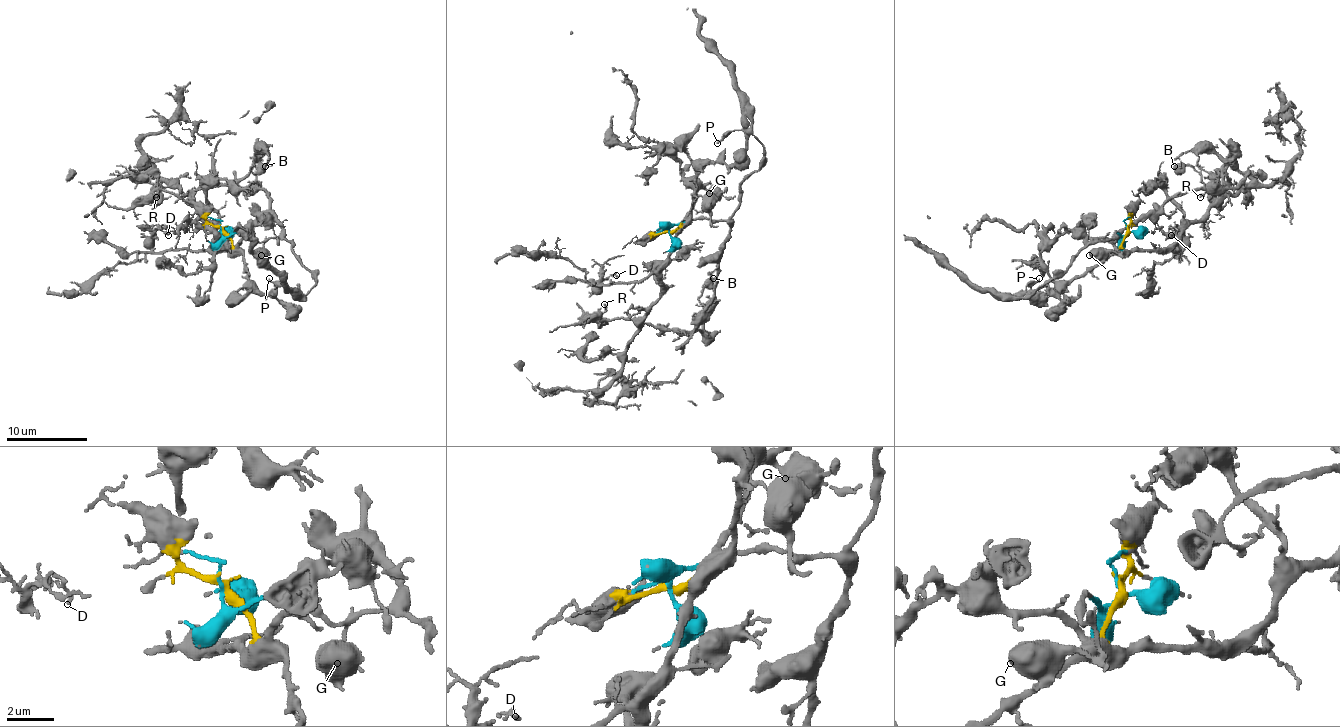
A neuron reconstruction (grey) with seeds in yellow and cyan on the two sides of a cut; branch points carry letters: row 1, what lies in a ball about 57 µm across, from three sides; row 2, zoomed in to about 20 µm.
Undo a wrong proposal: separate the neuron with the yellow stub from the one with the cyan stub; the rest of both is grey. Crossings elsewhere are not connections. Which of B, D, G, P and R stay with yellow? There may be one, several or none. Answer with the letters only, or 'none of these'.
D, R

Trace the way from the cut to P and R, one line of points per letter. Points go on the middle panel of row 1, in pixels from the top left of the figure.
P: (669, 231), (695, 219), (727, 219), (739, 185), (760, 167), (764, 147), (754, 136), (729, 130), (717, 142)
R: (669, 231), (679, 225), (661, 276), (661, 292), (649, 310), (614, 320), (602, 316), (604, 304)

